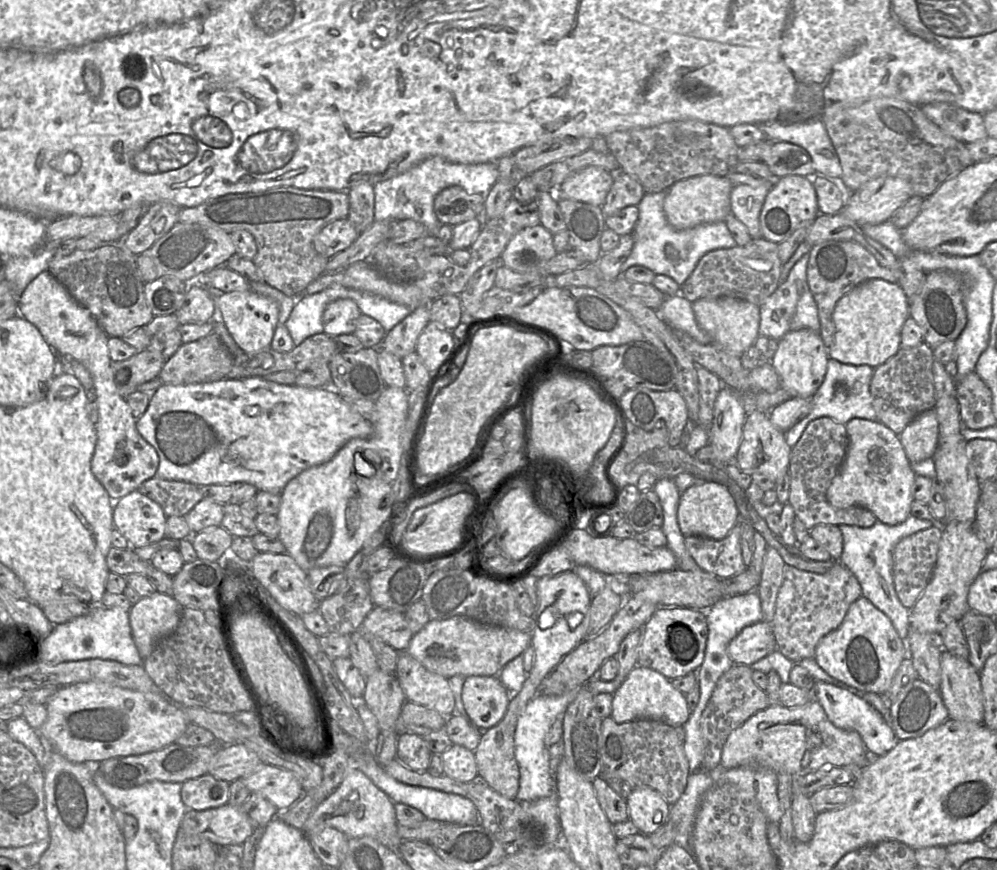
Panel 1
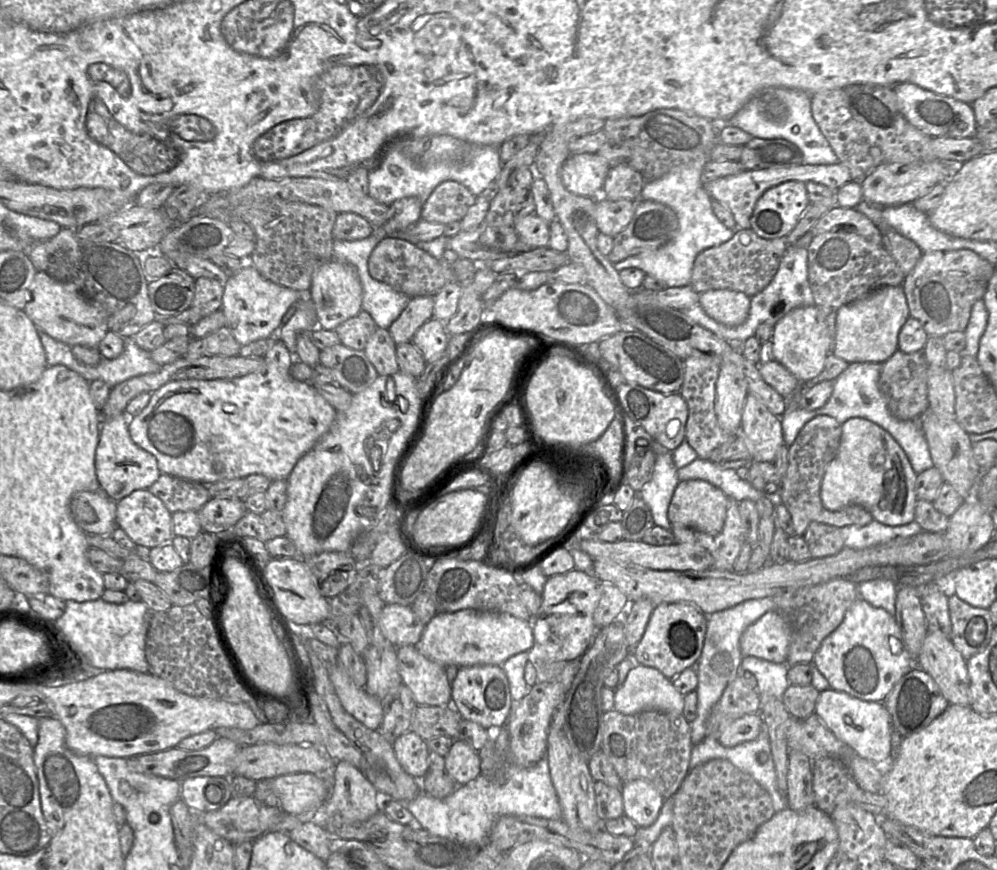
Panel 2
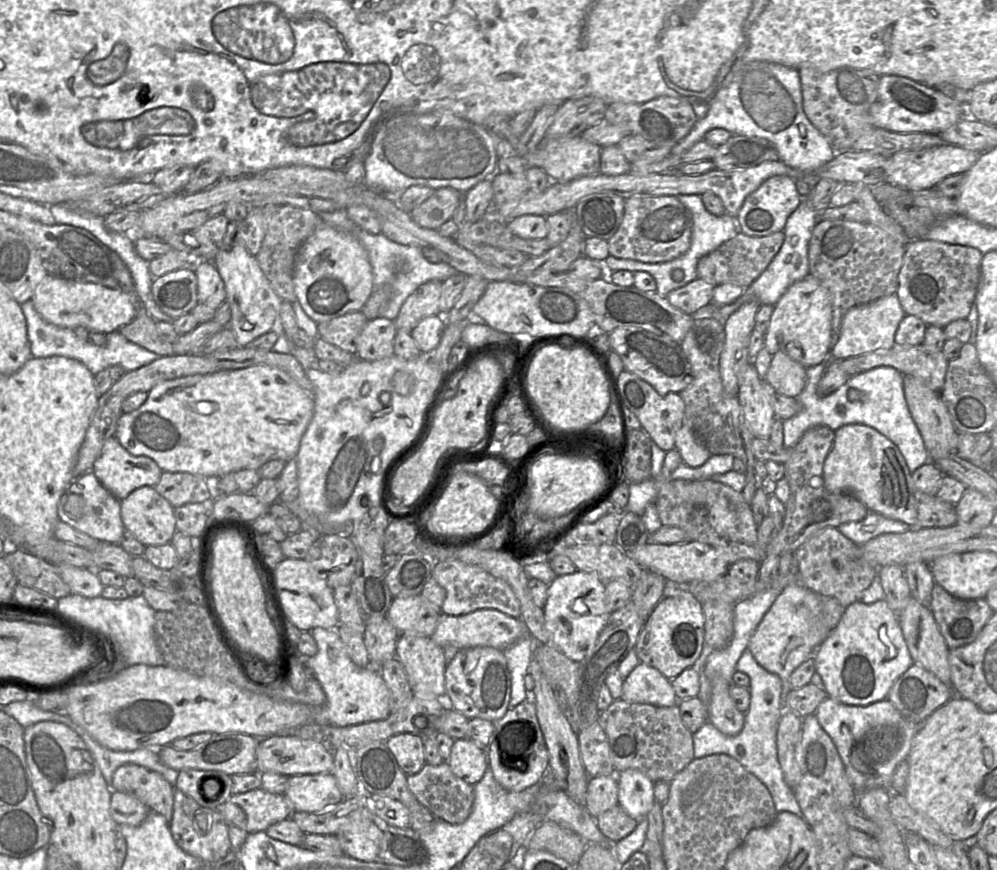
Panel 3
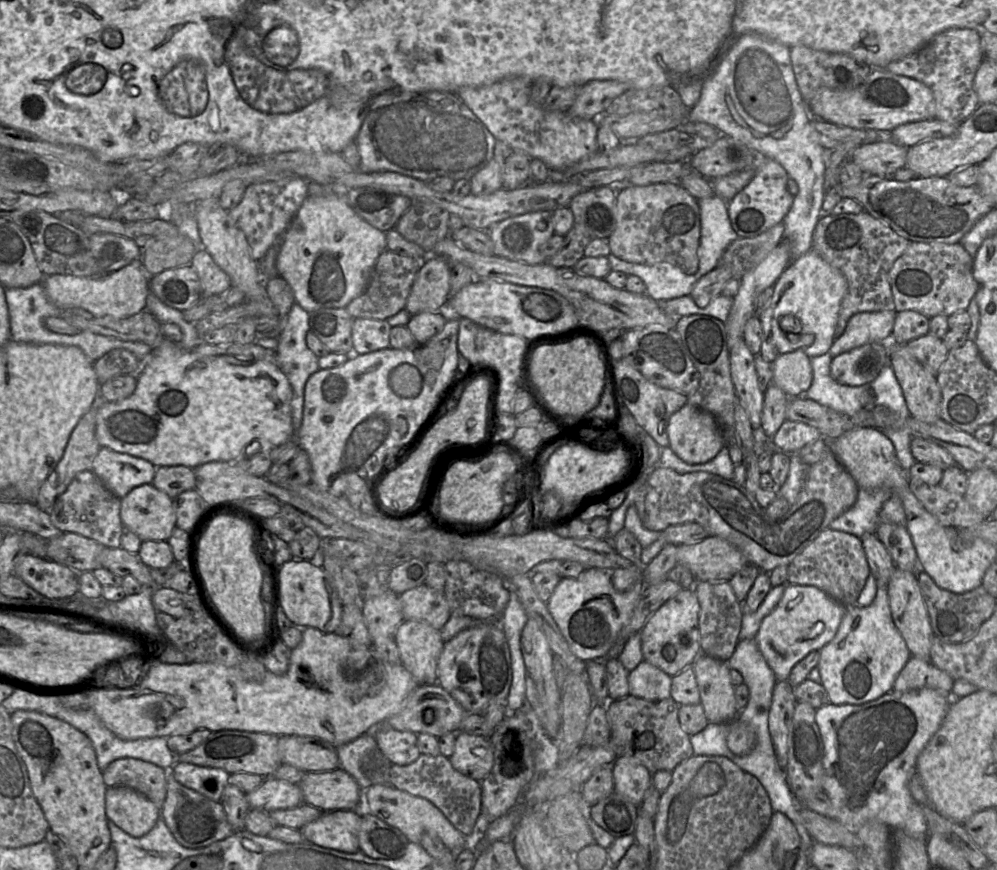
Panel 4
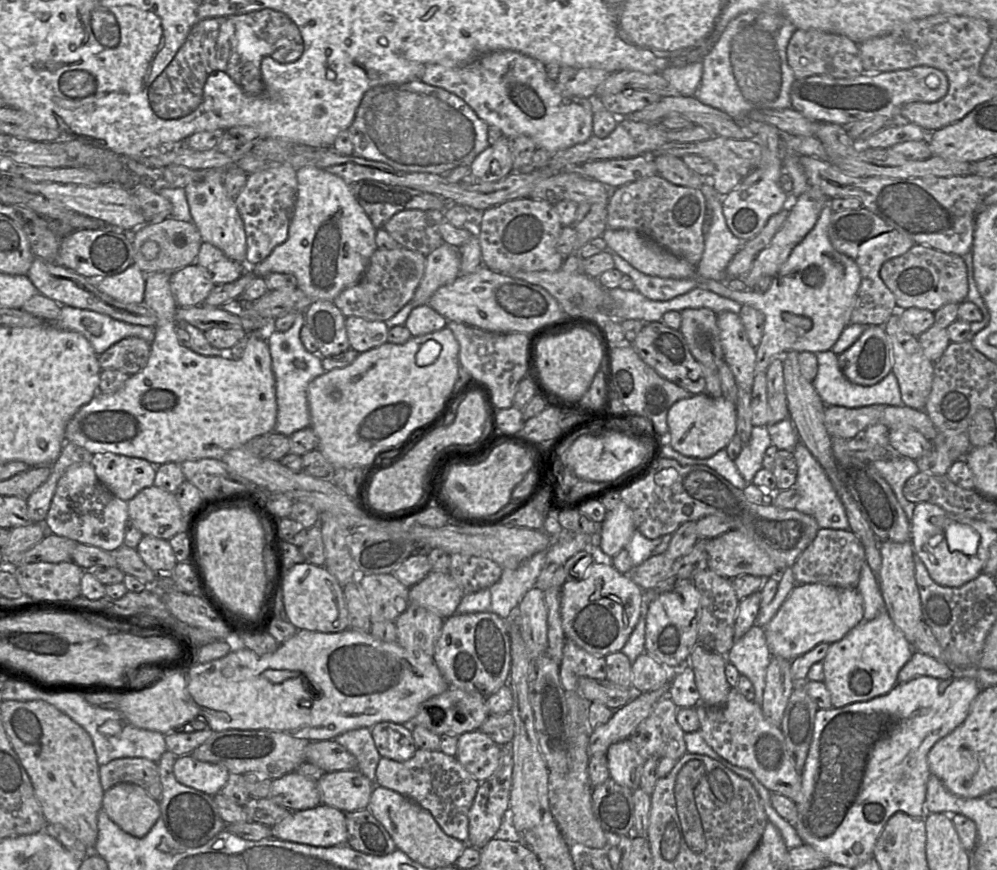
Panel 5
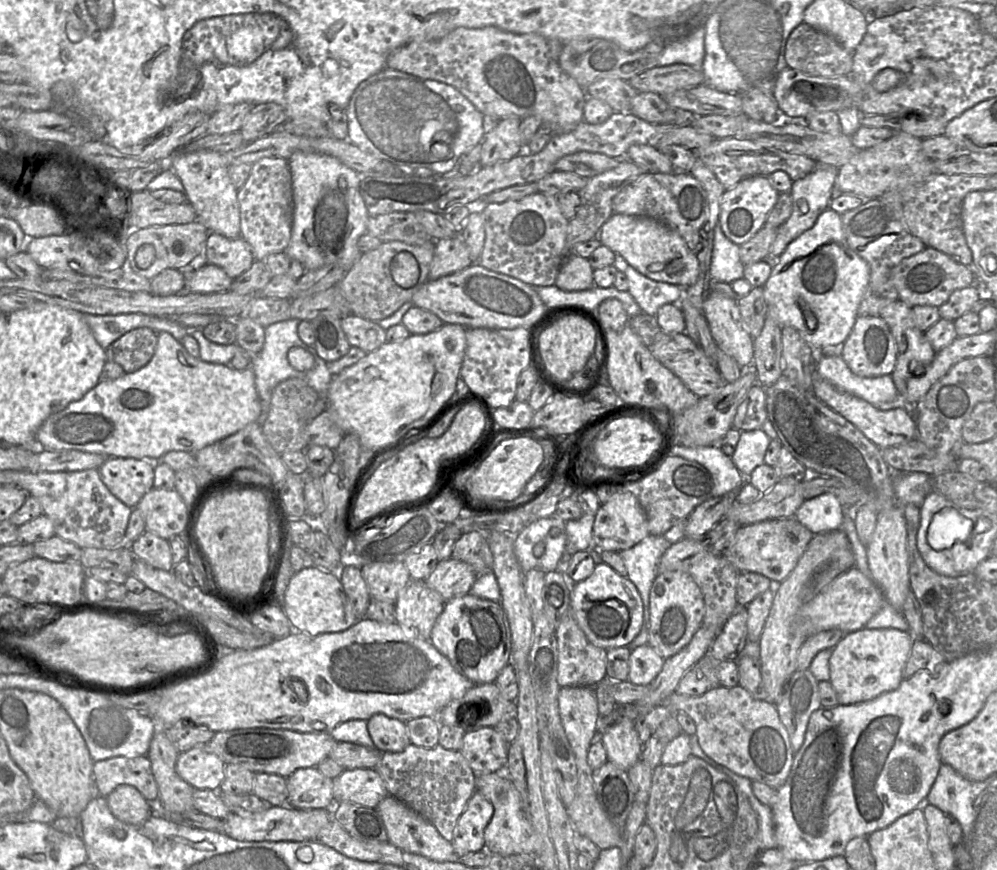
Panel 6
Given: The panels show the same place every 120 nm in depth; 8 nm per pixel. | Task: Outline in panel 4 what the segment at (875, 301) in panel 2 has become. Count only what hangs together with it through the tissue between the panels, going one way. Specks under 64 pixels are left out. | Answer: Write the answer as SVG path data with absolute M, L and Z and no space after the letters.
M895 310L861 312L853 315L841 336L835 339L829 353L832 357L873 342L891 340Z

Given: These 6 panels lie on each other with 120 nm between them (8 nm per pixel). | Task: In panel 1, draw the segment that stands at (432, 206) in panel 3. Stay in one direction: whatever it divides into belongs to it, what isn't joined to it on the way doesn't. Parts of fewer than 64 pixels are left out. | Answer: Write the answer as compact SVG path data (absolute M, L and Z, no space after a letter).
M457 185L443 189L434 200L434 212L438 220L451 226L482 218L484 206L485 195L469 194Z

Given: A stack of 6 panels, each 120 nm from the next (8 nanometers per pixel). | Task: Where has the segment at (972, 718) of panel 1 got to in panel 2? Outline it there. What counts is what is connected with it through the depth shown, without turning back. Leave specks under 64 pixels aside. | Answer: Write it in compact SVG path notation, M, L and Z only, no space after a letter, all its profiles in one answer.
M929 624L927 634L915 659L915 665L924 670L934 680L949 704L969 705L970 690L966 660L954 647L950 638L937 629L929 629Z

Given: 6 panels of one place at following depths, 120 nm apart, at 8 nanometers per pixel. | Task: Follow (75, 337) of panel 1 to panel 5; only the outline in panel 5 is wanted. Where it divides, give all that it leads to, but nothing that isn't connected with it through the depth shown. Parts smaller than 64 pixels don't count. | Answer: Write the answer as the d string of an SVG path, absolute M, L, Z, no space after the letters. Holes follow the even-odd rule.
M132 263L123 272L100 278L97 288L125 304L142 304L144 302L146 275L136 263ZM94 454L93 466L99 481L116 497L128 502L141 490L154 485L156 471L145 459L121 454Z

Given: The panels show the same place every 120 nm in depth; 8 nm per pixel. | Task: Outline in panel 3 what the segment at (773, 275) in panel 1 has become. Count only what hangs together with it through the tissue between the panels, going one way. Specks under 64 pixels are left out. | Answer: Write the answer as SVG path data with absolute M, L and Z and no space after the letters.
M778 231L768 236L748 236L742 232L721 244L717 249L700 258L697 264L697 275L704 281L718 286L734 283L744 289L749 287L769 266L784 242L784 232Z

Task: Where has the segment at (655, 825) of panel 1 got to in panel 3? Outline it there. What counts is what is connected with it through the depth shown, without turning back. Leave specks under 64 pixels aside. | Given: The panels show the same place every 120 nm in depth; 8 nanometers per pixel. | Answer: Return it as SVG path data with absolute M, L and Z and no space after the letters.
M627 769L616 774L618 804L632 818L645 819L655 803L654 782L636 769Z

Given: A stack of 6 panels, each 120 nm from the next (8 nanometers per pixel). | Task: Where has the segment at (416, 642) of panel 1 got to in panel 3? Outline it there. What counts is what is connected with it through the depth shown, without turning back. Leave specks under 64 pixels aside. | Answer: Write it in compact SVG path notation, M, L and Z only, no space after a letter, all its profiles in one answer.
M478 609L459 616L441 613L436 629L430 637L442 648L453 645L458 649L492 647L504 650L526 635L530 634L521 618L508 616L495 609Z

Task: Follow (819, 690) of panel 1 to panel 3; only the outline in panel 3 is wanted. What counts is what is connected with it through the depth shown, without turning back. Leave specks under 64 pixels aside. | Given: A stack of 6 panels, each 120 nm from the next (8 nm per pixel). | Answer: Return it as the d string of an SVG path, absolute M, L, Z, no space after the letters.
M827 696L818 705L814 715L832 739L846 776L857 793L876 787L890 789L890 779L895 769L908 757L912 740L923 724L906 720L888 699L867 706L855 706Z

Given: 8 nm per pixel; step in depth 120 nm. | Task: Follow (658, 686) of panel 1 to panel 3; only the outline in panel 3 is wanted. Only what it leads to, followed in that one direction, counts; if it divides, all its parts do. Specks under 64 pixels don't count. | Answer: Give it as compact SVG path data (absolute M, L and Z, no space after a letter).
M641 662L624 679L621 699L630 703L659 707L678 705L678 699L667 679L657 669Z

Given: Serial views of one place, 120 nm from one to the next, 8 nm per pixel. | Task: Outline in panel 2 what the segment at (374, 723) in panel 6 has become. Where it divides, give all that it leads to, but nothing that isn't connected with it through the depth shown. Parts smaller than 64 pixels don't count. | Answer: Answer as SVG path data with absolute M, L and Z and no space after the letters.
M413 730L400 735L392 747L401 767L415 779L422 779L429 772L427 741Z

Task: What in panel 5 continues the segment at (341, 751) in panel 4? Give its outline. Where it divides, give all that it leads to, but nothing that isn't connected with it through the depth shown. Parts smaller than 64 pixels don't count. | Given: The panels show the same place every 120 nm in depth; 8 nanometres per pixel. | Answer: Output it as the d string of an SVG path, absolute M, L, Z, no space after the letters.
M371 728L350 730L338 735L334 740L355 756L357 769L375 782L376 768L382 756L375 746Z

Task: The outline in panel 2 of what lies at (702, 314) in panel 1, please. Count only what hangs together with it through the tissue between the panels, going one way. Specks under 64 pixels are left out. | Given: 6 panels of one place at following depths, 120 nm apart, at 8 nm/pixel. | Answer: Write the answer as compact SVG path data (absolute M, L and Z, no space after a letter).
M729 289L709 290L700 294L699 305L716 322L735 327L747 320L750 298L742 292Z

